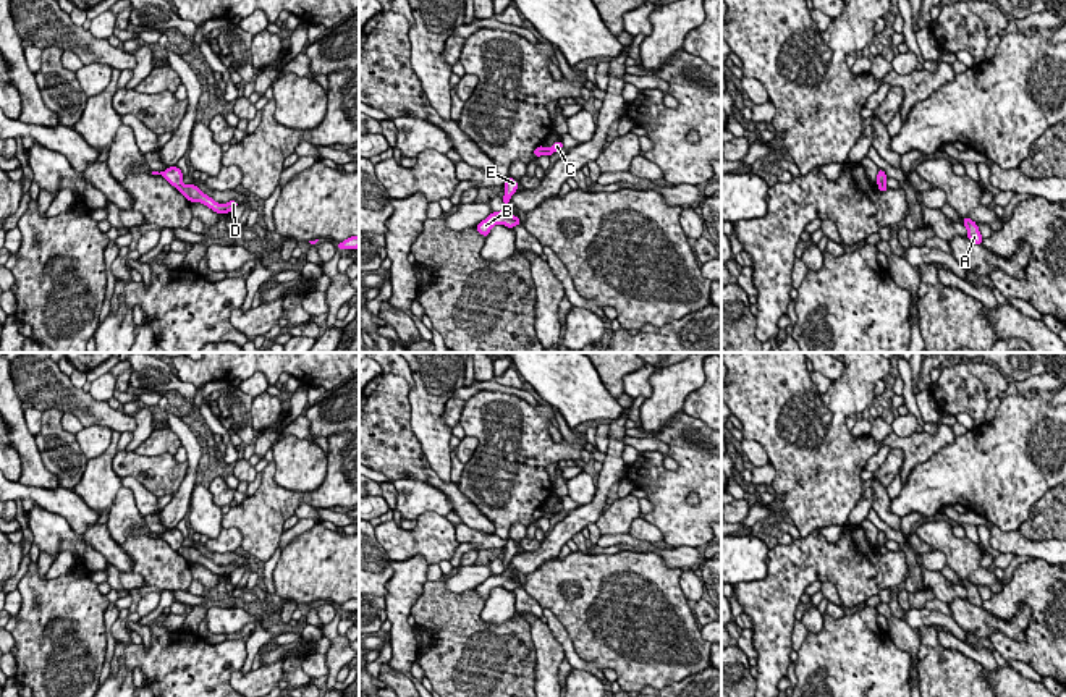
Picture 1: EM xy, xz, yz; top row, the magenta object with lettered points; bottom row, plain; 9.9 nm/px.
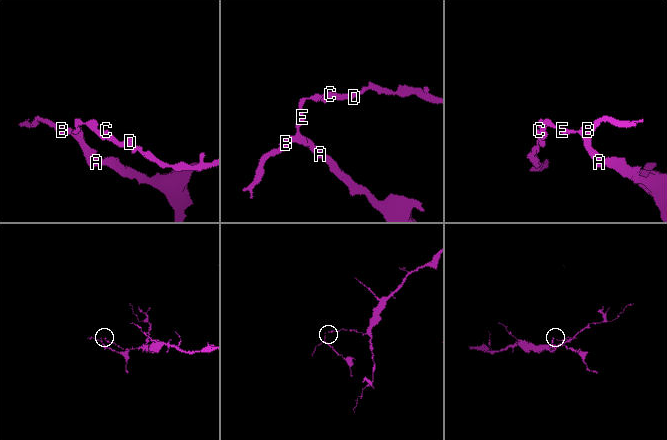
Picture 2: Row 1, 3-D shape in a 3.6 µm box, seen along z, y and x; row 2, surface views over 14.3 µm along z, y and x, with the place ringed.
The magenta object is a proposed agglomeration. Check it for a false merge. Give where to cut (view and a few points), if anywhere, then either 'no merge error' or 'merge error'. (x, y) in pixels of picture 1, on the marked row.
cut in xz along (544, 147), (541, 154); merge error

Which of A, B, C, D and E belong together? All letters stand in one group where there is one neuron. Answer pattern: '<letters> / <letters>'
A B E / C D

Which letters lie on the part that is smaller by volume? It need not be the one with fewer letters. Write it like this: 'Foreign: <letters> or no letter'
Foreign: A, B, E

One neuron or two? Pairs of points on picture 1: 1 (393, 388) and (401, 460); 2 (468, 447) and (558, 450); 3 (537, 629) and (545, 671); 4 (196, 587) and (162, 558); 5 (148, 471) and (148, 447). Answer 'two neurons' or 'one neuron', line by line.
1: one neuron
2: two neurons
3: one neuron
4: two neurons
5: two neurons

